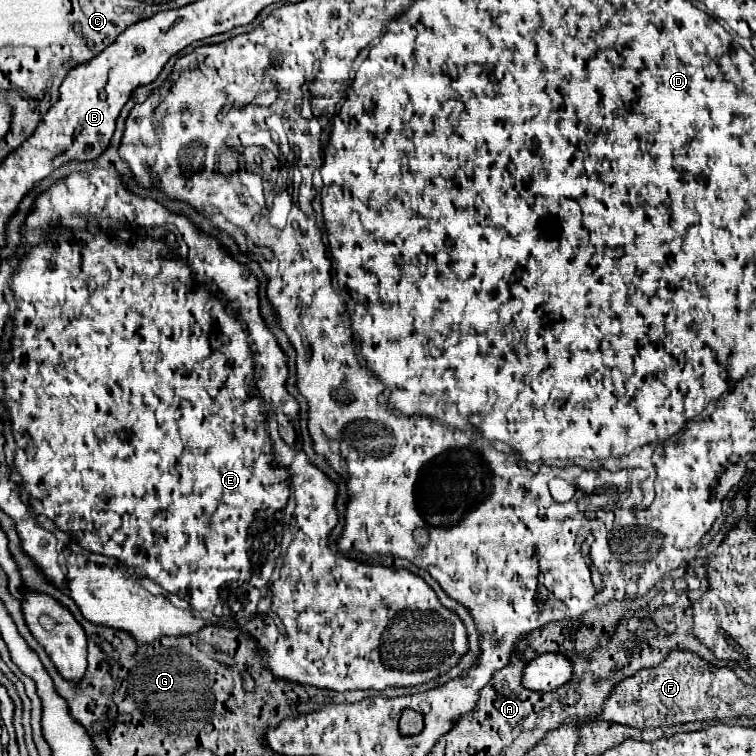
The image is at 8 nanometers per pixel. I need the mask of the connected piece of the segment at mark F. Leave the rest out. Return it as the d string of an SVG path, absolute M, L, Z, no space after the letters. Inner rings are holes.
M671 652L659 666L643 668L633 680L617 684L615 692L603 706L601 718L635 728L723 720L723 714L727 714L727 702L731 702L731 694L735 694L735 686L747 684L743 684L731 668L709 664L693 652Z

